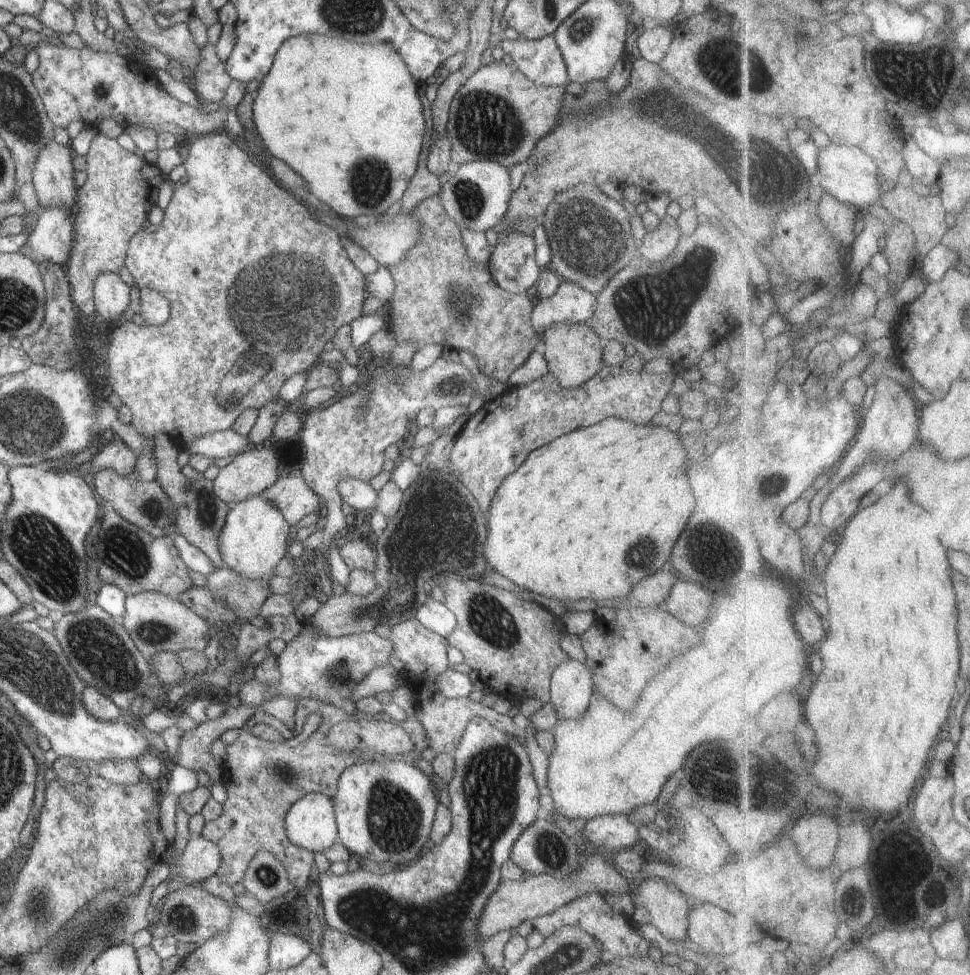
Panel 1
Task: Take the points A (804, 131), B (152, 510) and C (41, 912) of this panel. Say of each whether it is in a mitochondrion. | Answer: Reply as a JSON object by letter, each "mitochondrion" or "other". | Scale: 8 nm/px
{"A":"other","B":"mitochondrion","C":"mitochondrion"}

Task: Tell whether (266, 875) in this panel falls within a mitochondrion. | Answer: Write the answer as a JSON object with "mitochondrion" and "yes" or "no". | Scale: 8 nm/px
{"mitochondrion":"yes"}

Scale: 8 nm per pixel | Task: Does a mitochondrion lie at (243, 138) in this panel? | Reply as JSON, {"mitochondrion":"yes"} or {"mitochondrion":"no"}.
{"mitochondrion":"no"}

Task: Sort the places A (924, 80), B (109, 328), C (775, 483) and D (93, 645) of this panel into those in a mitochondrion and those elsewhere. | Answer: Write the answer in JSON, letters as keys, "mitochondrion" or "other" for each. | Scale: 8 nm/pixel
{"A":"mitochondrion","B":"other","C":"mitochondrion","D":"mitochondrion"}

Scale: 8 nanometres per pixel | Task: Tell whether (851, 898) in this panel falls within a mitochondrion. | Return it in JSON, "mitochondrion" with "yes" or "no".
{"mitochondrion":"no"}

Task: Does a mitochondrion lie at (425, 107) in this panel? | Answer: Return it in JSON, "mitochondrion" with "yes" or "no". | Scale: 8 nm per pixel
{"mitochondrion":"no"}

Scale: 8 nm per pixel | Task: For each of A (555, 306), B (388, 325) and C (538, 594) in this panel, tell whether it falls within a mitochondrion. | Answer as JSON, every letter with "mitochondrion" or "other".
{"A":"other","B":"other","C":"other"}

